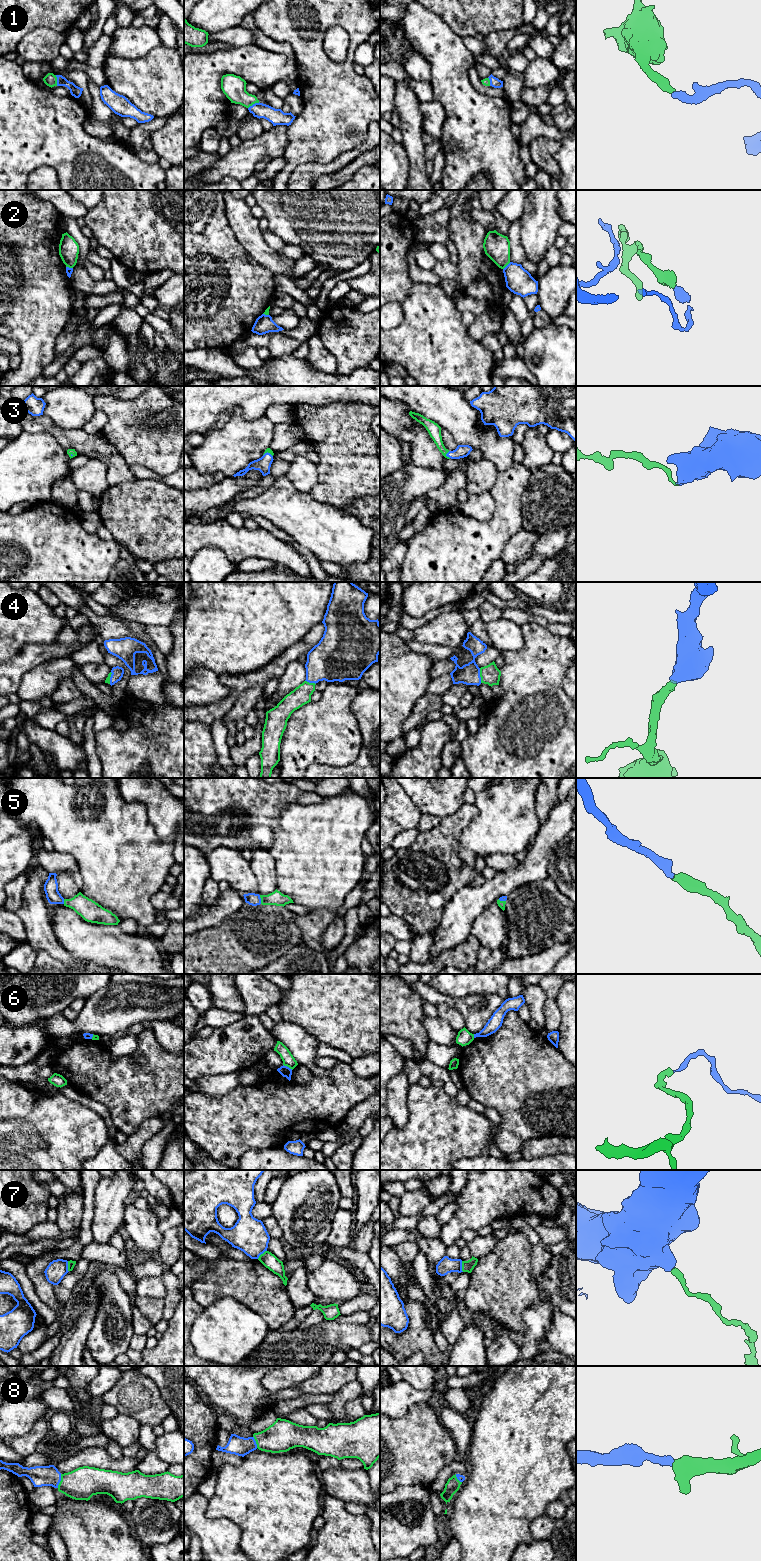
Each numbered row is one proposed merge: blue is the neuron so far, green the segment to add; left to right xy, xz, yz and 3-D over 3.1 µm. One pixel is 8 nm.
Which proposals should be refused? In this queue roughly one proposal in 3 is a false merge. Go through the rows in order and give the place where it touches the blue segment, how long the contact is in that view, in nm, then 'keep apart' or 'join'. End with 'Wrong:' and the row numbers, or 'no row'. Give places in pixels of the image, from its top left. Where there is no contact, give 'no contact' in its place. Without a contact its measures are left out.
1: xz (253, 104) | 110 nm | join
2: yz (506, 266) | 90 nm | keep apart
3: yz (446, 455) | 60 nm | join
4: yz (479, 675) | 120 nm | join
5: xz (260, 899) | 70 nm | join
6: xz (288, 1067) | 90 nm | keep apart
7: yz (461, 1266) | 90 nm | keep apart
8: xy (60, 1480) | 120 nm | join
Wrong: 2, 6, 7

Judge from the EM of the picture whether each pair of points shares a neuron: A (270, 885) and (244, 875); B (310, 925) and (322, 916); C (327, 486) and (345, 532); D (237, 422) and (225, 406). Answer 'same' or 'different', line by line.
A: different
B: same
C: different
D: different

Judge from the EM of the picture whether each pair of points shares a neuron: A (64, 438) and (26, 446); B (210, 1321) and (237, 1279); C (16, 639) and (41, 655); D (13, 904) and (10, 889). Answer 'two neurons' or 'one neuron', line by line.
A: two neurons
B: two neurons
C: two neurons
D: one neuron

